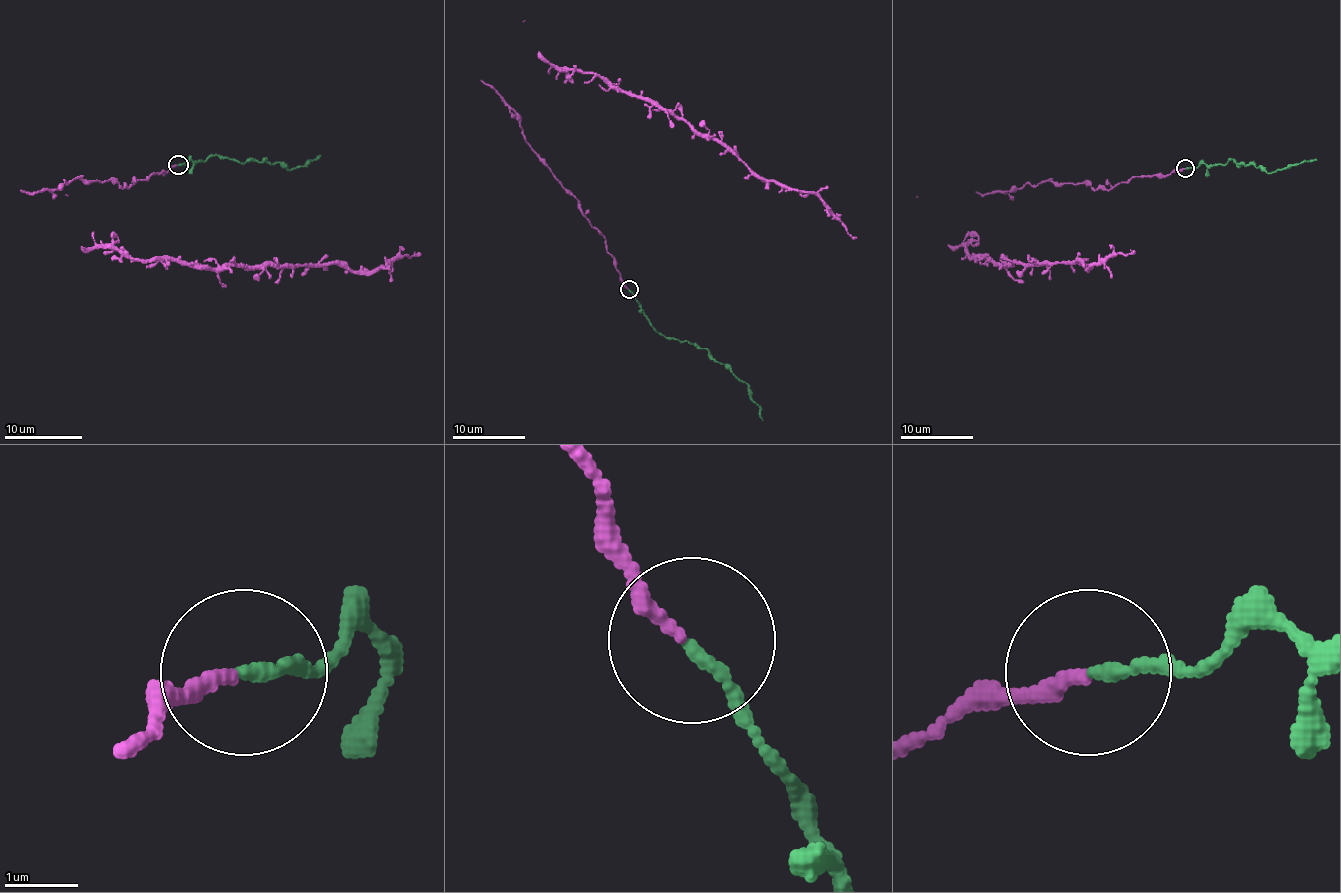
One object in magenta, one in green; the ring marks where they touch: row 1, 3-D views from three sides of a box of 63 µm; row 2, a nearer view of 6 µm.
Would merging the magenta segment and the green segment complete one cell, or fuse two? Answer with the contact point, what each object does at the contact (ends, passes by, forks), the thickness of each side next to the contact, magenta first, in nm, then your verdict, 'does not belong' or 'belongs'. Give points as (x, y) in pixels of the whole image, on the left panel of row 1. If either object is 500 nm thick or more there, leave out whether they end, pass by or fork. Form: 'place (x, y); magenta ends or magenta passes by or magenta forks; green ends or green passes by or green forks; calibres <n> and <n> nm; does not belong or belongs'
place (178, 165); magenta ends; green ends; calibres 190 and 150 nm; does not belong

